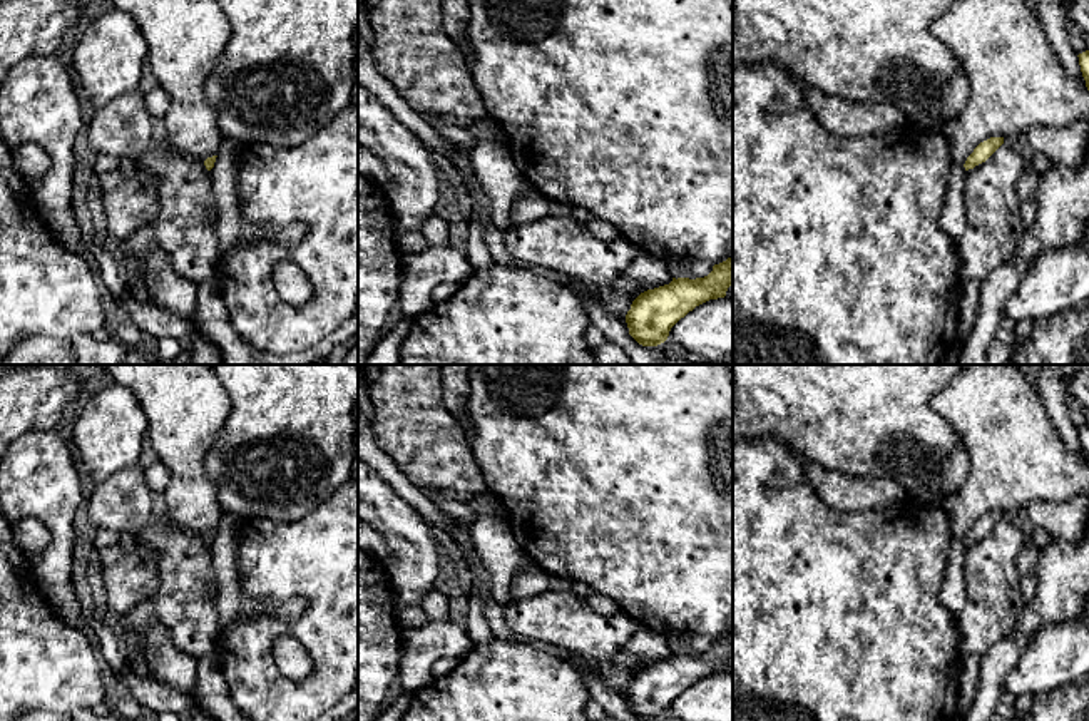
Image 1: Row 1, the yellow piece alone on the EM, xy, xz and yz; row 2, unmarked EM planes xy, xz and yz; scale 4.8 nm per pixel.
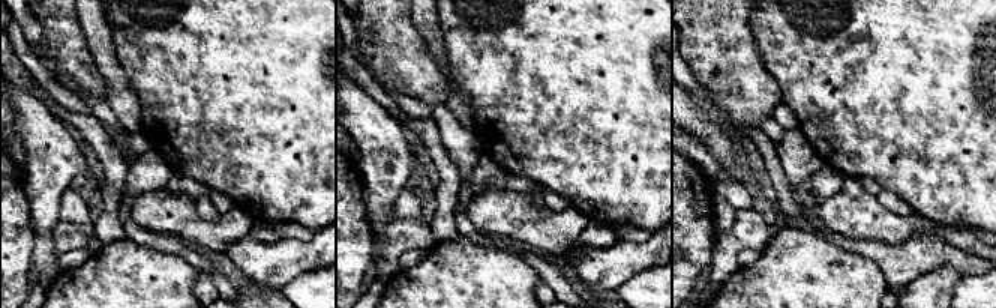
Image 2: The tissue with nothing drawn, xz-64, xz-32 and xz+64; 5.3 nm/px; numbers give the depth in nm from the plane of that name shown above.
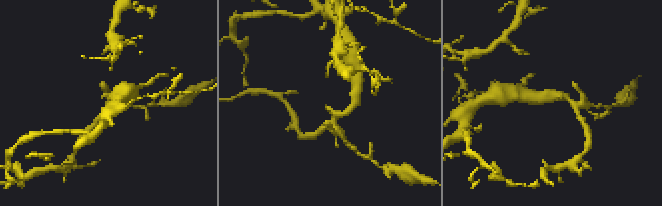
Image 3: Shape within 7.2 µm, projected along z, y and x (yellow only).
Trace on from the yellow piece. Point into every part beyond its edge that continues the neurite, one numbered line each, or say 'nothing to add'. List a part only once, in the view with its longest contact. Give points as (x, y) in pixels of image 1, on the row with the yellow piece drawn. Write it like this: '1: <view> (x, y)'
1: yz (952, 218)

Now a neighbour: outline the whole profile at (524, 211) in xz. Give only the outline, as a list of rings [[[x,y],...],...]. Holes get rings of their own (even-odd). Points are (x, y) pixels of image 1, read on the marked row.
[[[539,194],[537,197],[527,197],[515,201],[510,211],[510,226],[522,226],[534,219],[542,219],[550,214],[550,199]]]

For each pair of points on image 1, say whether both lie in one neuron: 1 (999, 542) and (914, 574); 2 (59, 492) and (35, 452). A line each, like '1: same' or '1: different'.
1: different
2: same

